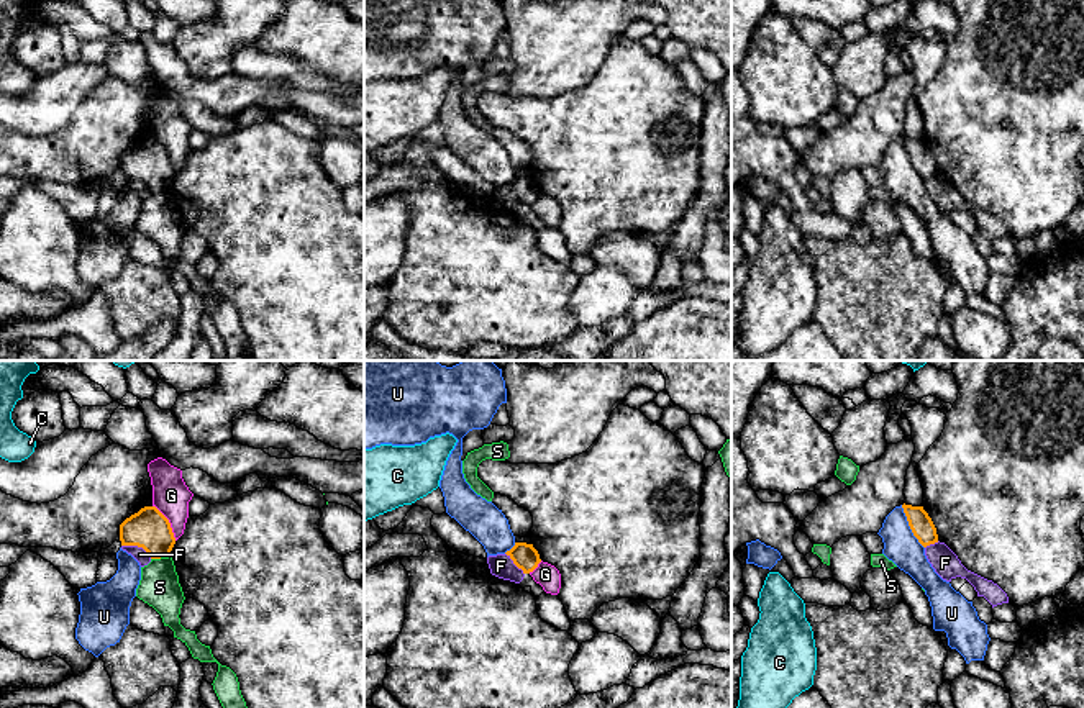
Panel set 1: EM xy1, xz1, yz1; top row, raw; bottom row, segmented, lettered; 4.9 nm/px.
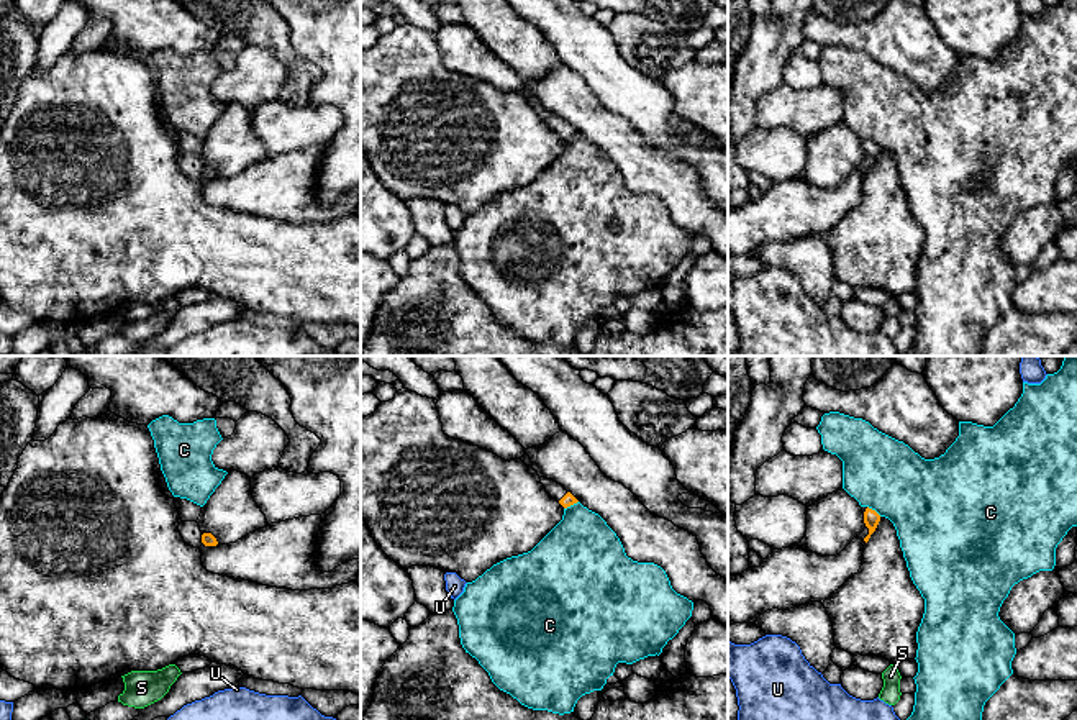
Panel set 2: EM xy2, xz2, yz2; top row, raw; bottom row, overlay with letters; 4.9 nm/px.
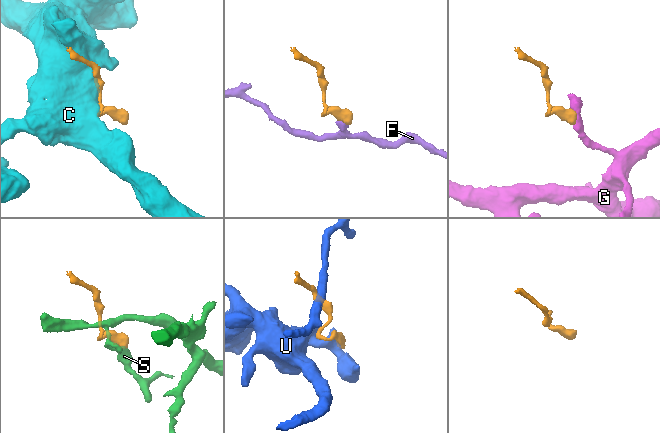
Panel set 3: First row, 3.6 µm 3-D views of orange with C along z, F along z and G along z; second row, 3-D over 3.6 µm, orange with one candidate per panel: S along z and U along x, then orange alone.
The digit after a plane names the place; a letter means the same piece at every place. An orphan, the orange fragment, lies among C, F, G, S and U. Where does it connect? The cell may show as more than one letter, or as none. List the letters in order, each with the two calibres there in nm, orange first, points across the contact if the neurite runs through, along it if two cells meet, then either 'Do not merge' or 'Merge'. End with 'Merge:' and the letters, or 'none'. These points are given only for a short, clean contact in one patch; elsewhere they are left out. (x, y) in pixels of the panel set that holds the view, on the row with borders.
C: Thickness 60 nm (orange) against 380 nm. Do not merge
F: Thickness 200 nm (orange) against 70 nm. Boundary: xy1 (122, 544), (136, 544), (151, 558). Do not merge
G: Thickness 200 nm (orange) against 180 nm. Boundary: xy1 (153, 505), (168, 520), (176, 540). Do not merge
S: Thickness 200 nm (orange) against 200 nm. Boundary: xy1 (169, 554), (151, 559). Do not merge
U: Thickness 120 nm (orange) against 170 nm. Do not merge
Merge: none

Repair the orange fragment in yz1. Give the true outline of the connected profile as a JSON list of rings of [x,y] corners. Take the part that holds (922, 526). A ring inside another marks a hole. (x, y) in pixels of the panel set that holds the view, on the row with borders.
[[[902,505],[909,526],[918,542],[927,547],[938,542],[936,528],[923,506]]]

